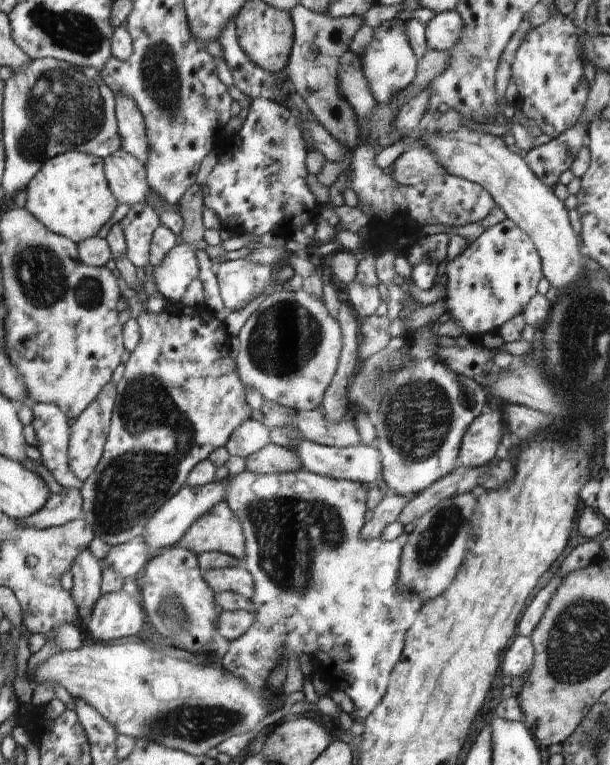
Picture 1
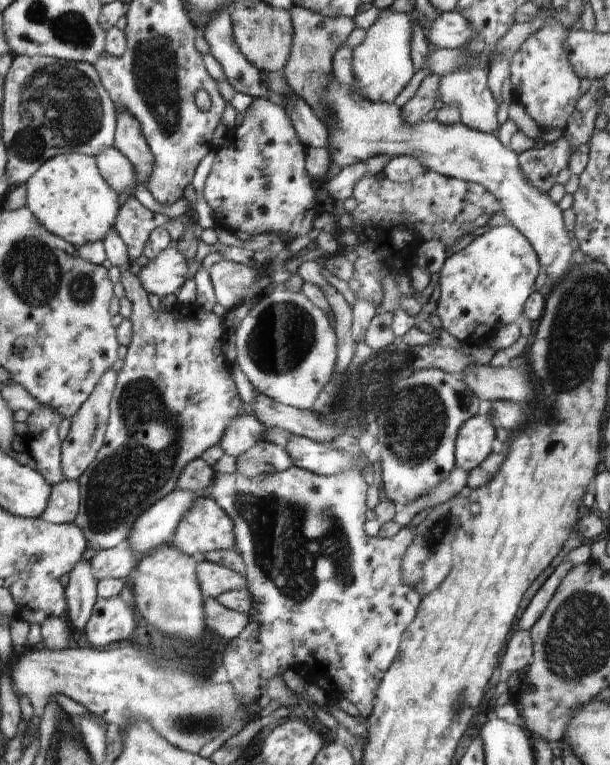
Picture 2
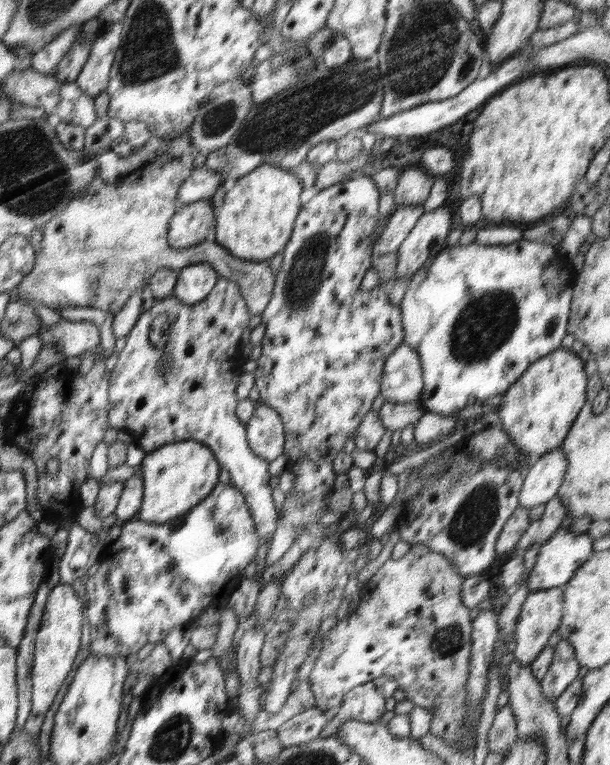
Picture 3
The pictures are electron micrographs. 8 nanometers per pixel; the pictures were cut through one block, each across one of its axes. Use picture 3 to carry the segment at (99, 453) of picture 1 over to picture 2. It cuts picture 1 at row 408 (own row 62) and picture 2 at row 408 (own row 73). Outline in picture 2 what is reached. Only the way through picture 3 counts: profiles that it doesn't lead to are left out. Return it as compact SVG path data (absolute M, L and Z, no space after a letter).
M113 368L102 376L101 382L97 384L96 390L89 396L88 402L81 407L81 410L73 416L68 434L62 442L62 454L60 464L62 464L62 474L68 480L77 481L85 474L90 464L97 458L98 451L105 443L104 434L112 414L113 392L117 386L117 372Z

